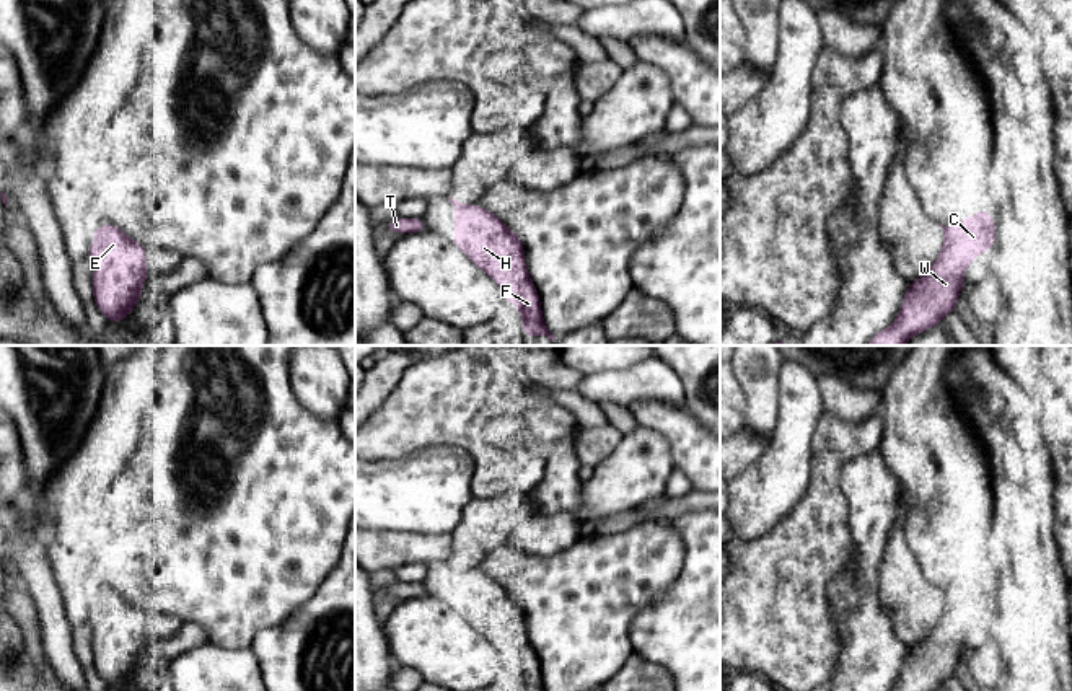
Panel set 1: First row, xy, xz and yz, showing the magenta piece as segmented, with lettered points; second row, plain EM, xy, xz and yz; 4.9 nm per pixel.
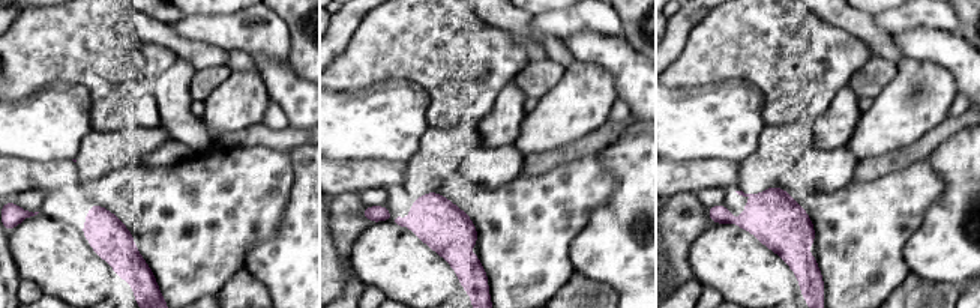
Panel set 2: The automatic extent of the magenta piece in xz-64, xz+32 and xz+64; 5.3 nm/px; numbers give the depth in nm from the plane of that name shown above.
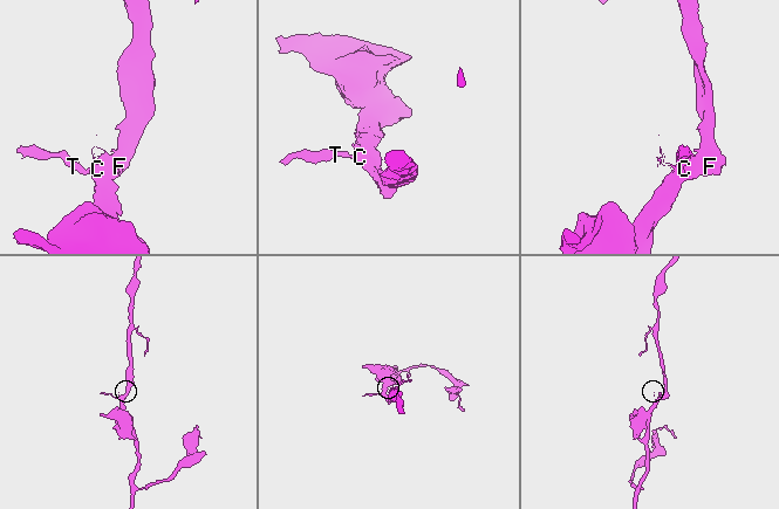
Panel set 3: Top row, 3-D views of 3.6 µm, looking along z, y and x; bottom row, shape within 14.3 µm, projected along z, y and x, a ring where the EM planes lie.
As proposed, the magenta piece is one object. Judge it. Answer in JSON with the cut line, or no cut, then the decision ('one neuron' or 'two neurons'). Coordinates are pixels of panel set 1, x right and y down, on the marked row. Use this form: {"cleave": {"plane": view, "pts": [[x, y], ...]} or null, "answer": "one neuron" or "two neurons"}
{"cleave": {"plane": "xz", "pts": [[470, 206], [455, 219]]}, "answer": "two neurons"}

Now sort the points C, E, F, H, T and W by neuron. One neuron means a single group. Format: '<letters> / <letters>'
C E F H W / T

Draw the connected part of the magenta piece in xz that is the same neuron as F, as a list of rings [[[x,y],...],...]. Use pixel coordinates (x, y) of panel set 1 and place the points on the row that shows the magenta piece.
[[[482,205],[466,207],[453,230],[455,244],[500,287],[507,301],[521,313],[526,337],[554,336],[544,324],[539,293],[525,266],[521,240],[492,212]]]

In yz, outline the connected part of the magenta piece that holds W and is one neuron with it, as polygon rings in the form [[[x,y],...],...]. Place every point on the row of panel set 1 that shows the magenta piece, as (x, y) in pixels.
[[[987,209],[951,223],[938,259],[922,277],[911,280],[896,319],[876,332],[868,346],[904,346],[956,308],[966,267],[995,241],[995,222]]]

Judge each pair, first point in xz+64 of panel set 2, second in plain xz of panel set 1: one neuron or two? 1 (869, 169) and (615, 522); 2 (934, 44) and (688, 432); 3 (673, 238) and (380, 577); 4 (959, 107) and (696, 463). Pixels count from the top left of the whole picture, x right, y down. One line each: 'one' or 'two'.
1: one
2: one
3: one
4: two

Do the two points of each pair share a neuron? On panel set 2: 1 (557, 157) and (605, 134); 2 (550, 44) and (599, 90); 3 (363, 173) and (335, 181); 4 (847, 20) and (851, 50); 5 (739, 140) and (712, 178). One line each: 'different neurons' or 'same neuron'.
1: same neuron
2: different neurons
3: same neuron
4: different neurons
5: different neurons

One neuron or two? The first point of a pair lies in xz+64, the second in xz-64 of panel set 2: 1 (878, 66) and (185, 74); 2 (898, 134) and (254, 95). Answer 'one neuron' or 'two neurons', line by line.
1: two neurons
2: one neuron

